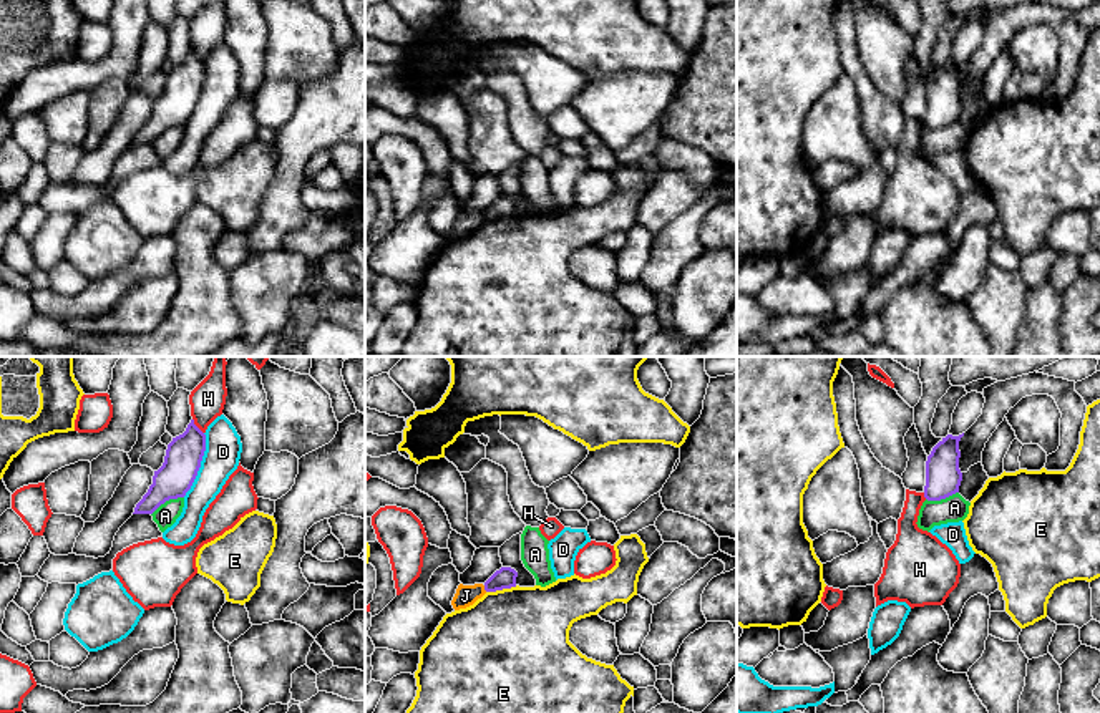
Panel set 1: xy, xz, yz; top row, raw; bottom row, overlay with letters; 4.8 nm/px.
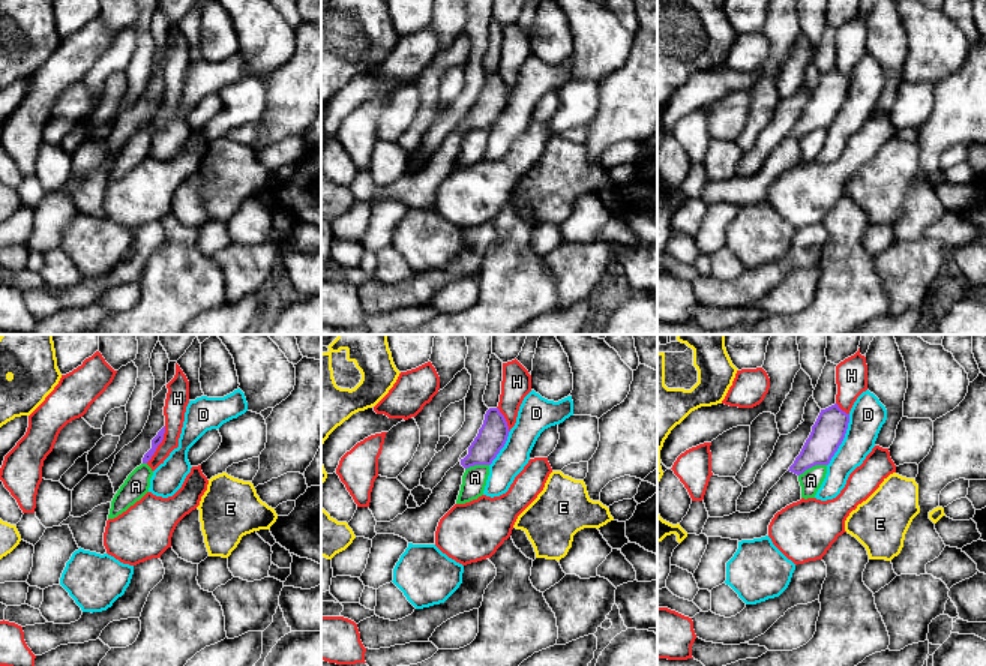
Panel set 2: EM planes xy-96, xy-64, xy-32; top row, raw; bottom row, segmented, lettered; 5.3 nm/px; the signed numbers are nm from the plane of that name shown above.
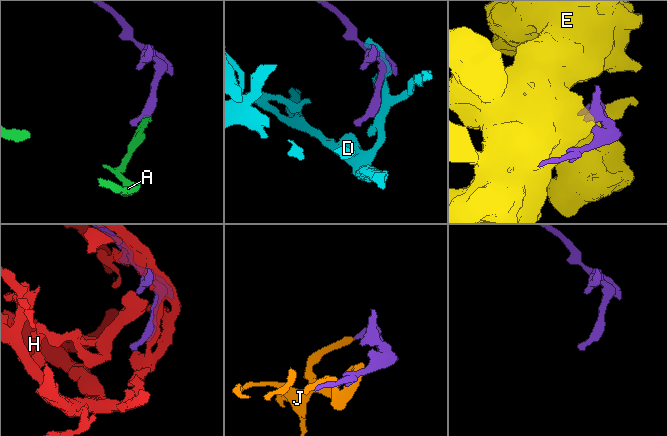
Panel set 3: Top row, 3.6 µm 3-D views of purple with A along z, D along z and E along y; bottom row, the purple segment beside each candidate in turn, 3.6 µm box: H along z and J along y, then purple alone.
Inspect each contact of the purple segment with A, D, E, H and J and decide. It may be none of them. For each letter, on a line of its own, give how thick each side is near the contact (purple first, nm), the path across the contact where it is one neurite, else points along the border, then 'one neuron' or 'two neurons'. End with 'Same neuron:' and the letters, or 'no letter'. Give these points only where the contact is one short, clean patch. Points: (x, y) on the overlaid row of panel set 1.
A: calibres 180 and 110 nm; border xy (183, 496), (166, 499), (151, 514); two neurons
D: calibres 180 and 180 nm; two neurons
E: calibres 100 and 500 nm; two neurons
H: calibres 180 and 170 nm; two neurons
J: calibres 100 and 100 nm; two neurons
Same neuron: no letter

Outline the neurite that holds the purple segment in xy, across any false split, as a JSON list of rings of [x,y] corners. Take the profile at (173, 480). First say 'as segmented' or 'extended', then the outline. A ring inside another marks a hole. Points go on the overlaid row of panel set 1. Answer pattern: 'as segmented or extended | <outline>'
as segmented | [[[194,424],[168,444],[163,466],[154,471],[153,484],[133,514],[153,514],[169,499],[184,497],[191,489],[206,451],[206,434]]]

